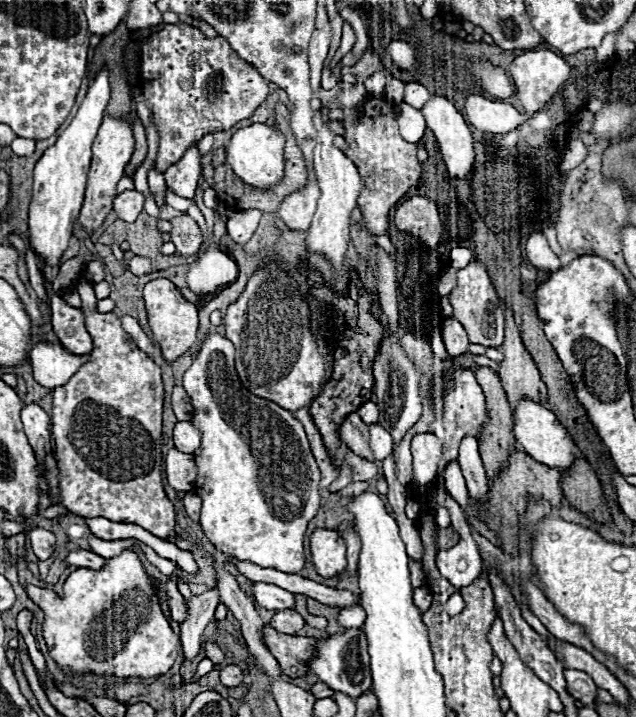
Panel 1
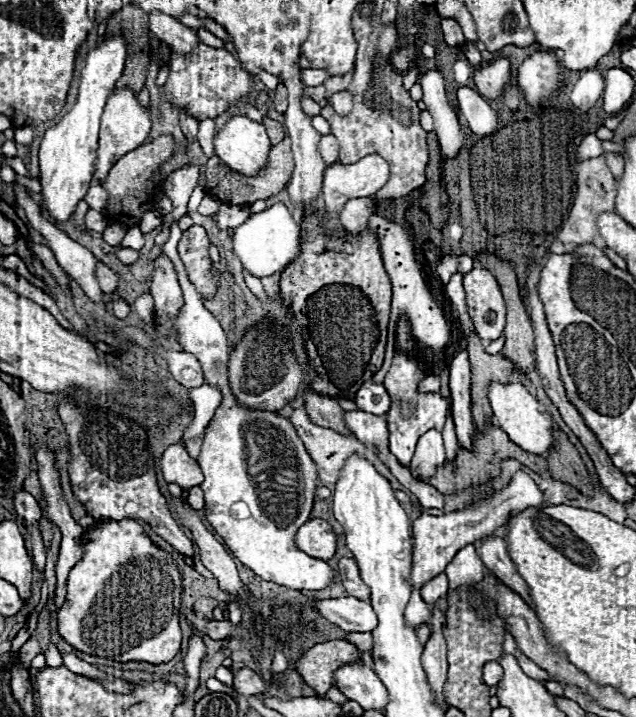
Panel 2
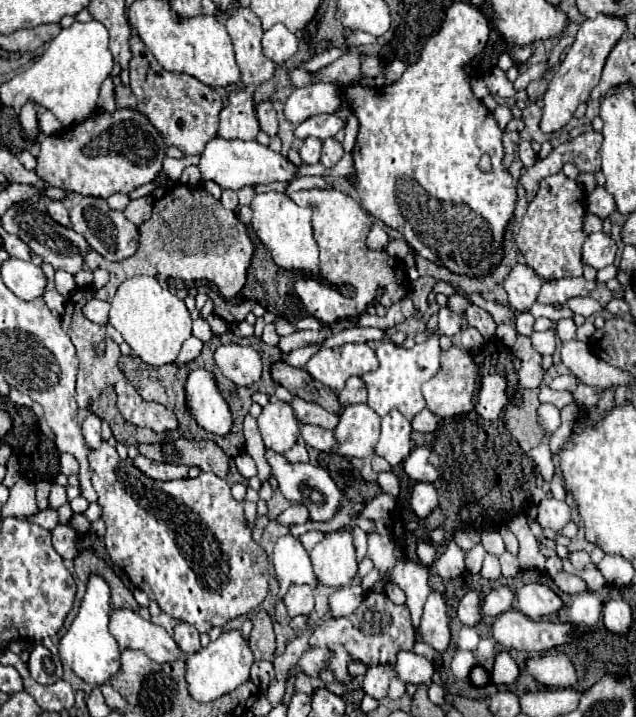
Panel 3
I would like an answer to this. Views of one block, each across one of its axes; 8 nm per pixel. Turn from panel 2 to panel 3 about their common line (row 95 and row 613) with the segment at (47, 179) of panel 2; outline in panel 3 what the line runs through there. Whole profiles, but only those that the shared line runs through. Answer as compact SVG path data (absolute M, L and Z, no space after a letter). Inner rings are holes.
M90 576L86 596L80 604L80 610L70 626L70 630L60 640L60 658L74 670L76 676L80 676L90 686L102 686L110 682L110 678L120 670L120 648L116 638L110 634L110 588L100 576Z

